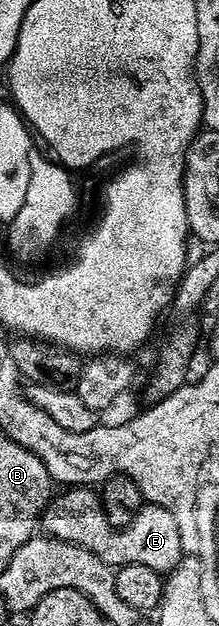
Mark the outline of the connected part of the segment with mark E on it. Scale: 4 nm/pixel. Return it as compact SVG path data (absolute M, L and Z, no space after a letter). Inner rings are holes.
M69 487L59 493L46 505L39 522L40 528L48 536L82 545L110 567L143 563L143 567L151 567L151 571L168 575L181 561L183 556L181 532L171 511L145 503L131 523L115 527L107 519L96 488Z

